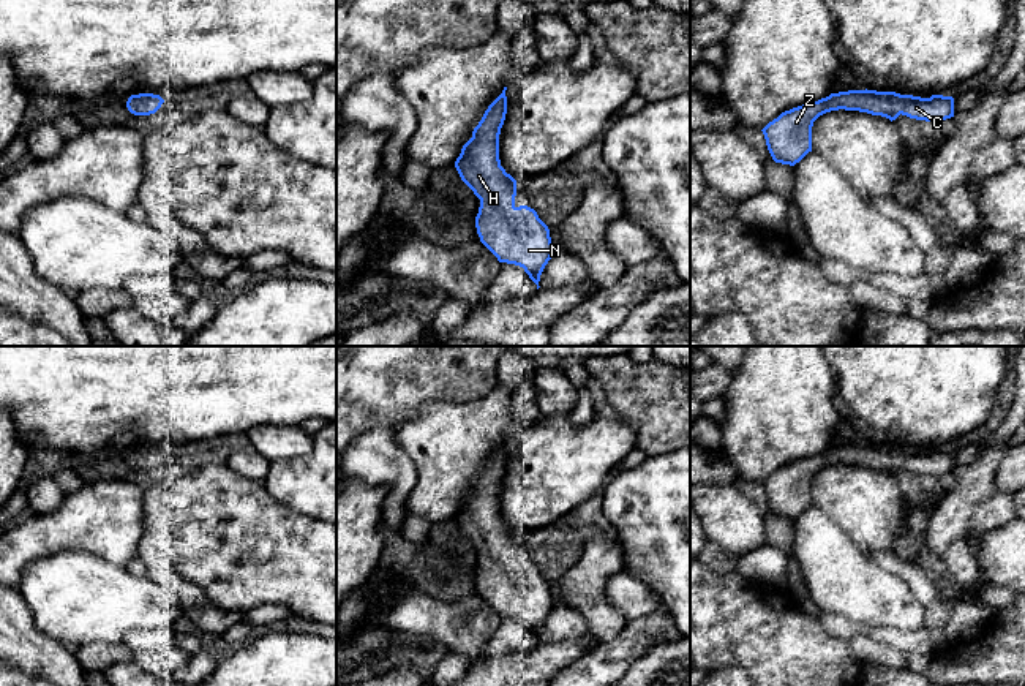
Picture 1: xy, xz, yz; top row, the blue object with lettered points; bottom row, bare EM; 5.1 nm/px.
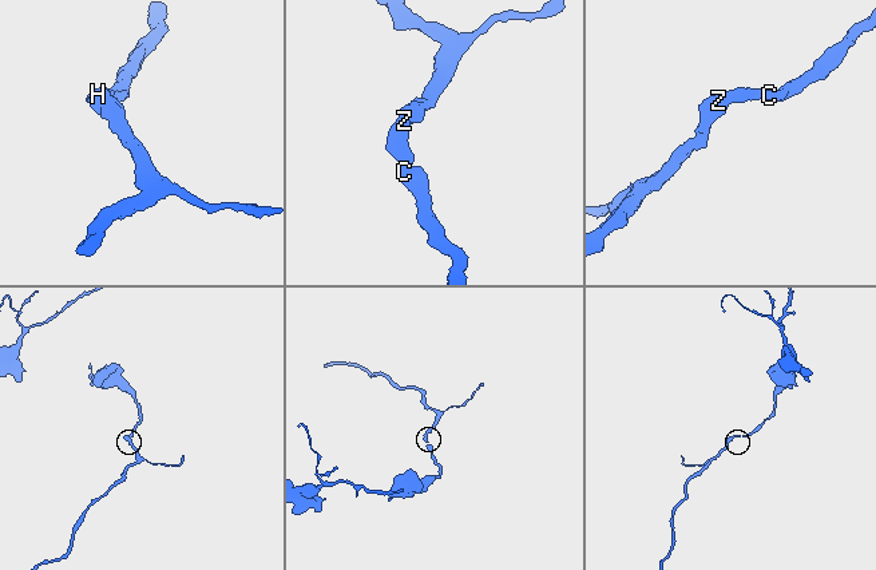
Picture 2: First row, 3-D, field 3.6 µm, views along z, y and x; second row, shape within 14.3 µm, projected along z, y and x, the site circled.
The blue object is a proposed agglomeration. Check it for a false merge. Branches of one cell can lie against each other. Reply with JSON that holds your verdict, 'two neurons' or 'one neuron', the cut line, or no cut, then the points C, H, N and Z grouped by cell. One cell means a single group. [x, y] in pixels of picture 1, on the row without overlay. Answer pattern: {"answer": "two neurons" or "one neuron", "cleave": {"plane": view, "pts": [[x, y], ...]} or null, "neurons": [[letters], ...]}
{"answer": "one neuron", "cleave": null, "neurons": [["C", "H", "N", "Z"]]}

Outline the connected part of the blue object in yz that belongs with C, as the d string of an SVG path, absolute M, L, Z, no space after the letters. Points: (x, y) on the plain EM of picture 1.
M867 443L831 447L818 455L782 466L761 484L772 514L790 520L799 517L812 506L813 476L820 469L839 463L881 469L891 476L902 468L910 473L940 477L954 471L954 452L943 449L921 452Z

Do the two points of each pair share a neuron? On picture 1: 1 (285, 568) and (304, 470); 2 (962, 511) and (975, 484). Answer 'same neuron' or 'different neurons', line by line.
1: different neurons
2: same neuron

